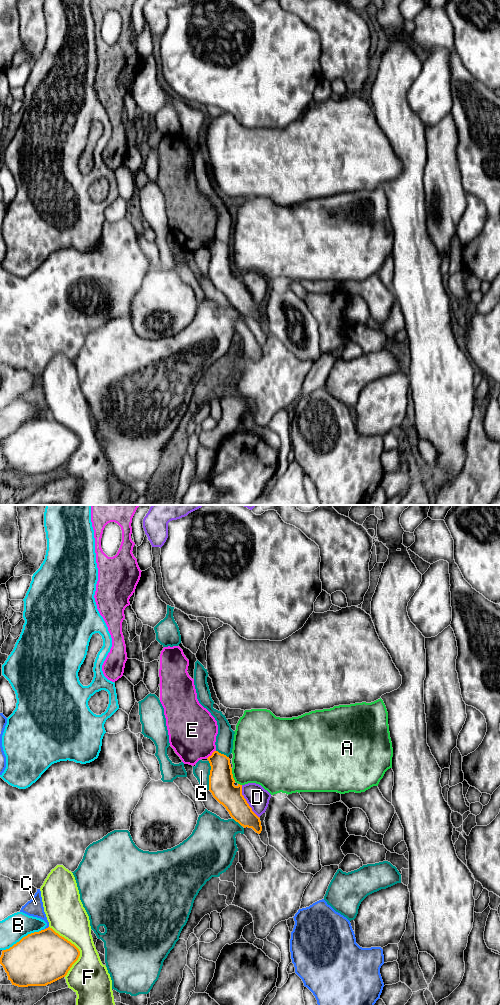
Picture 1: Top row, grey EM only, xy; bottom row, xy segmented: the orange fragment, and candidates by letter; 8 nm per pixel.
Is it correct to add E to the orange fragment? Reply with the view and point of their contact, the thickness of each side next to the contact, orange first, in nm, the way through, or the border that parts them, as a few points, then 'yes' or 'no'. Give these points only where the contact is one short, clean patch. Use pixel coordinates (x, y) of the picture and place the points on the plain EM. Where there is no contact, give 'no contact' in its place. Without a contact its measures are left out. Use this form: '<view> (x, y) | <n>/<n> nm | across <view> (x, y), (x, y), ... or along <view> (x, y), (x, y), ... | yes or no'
xy (212, 242) | 200/400 nm | along xy (215, 238), (207, 246) | no

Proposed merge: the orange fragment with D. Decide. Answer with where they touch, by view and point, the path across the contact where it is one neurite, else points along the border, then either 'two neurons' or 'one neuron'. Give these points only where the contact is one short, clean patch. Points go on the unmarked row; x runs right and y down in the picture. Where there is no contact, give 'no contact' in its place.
meets orange in xy at (246, 289); border along xy (241, 273), (241, 282), (258, 305); two neurons

